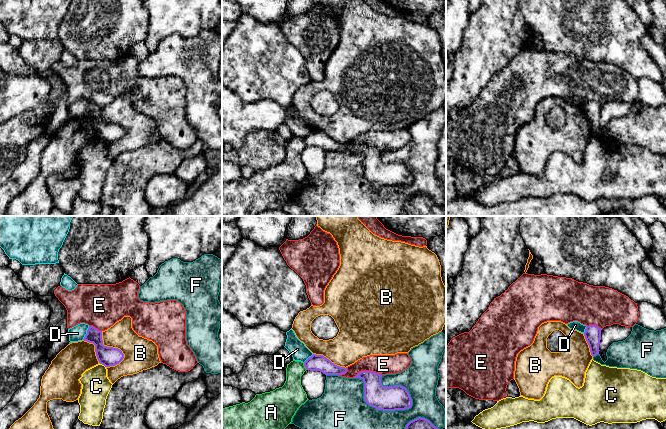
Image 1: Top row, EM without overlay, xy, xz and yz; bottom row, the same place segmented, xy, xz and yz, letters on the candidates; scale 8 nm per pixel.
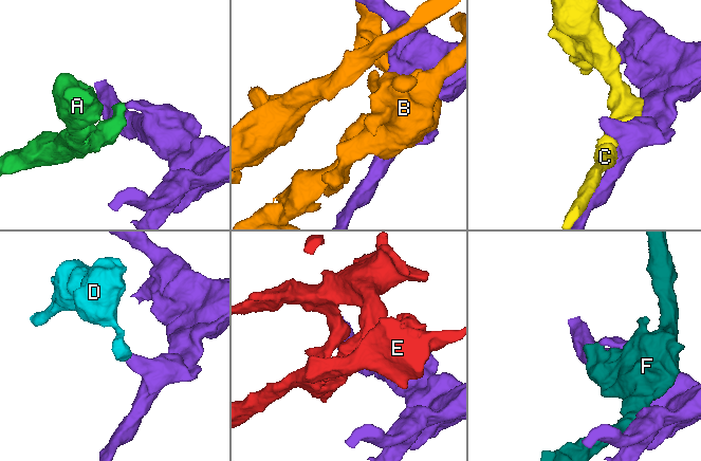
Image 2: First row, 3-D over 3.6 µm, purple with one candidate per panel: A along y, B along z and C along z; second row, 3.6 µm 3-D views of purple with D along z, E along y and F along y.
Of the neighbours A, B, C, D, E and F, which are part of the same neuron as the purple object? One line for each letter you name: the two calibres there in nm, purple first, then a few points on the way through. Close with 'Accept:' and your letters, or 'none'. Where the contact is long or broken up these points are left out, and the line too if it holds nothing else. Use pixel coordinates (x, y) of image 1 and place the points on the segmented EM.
Accept: none

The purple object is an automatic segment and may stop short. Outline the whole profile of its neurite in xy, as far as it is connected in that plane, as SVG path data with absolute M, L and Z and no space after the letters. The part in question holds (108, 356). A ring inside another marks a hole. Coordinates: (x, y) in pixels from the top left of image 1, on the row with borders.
M89 326L83 340L95 345L97 359L105 367L115 366L124 358L124 354L120 349L103 345L102 331L93 326Z

